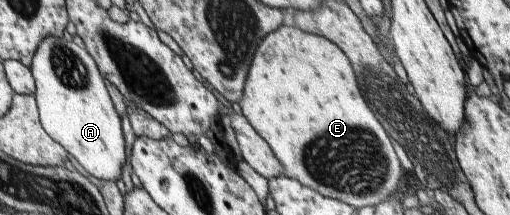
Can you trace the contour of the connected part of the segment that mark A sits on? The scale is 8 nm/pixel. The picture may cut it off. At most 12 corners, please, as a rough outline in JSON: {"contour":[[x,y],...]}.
{"contour":[[77,38],[30,70],[43,129],[93,177],[121,178],[121,118]]}

